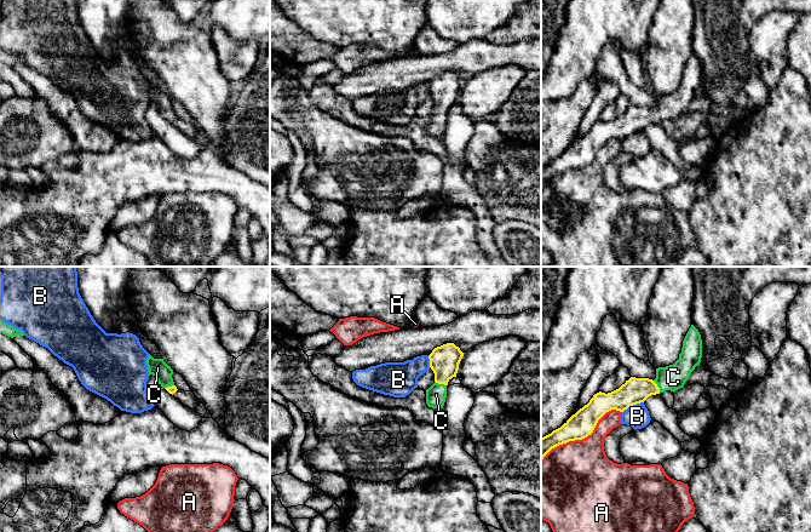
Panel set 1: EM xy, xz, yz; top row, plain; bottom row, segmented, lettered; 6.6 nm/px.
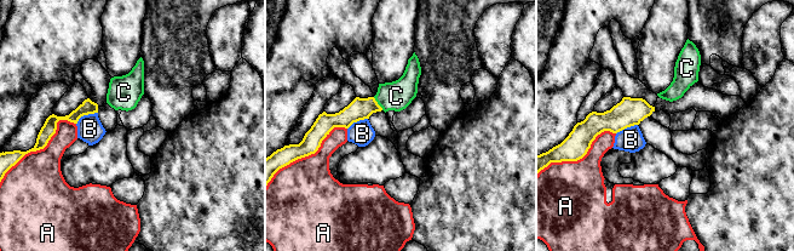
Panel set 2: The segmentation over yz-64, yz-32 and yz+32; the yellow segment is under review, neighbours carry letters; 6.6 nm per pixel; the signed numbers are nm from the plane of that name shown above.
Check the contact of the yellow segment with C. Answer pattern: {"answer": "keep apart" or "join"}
{"answer": "join"}

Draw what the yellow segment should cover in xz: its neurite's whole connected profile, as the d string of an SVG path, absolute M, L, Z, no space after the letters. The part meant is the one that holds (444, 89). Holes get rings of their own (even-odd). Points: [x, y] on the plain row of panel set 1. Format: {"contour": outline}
{"contour": "M454 71L437 75L428 84L430 96L435 102L435 111L426 118L426 132L432 137L443 137L448 110L456 105L464 81Z"}

